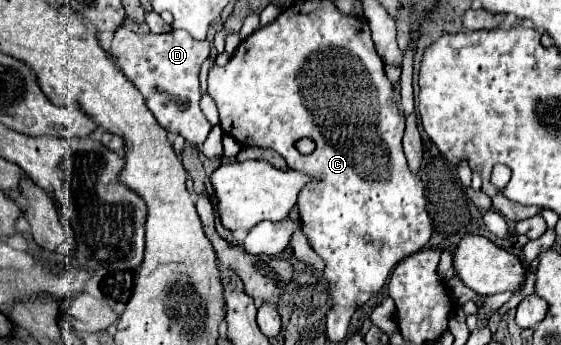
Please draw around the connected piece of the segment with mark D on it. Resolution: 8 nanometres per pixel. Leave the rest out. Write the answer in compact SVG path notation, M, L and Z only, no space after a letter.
M120 28L114 36L112 50L120 58L126 78L142 92L146 106L164 130L176 130L190 144L198 146L206 140L212 124L200 110L200 66L210 56L208 40L194 40L186 30L172 30L168 34L136 34Z

